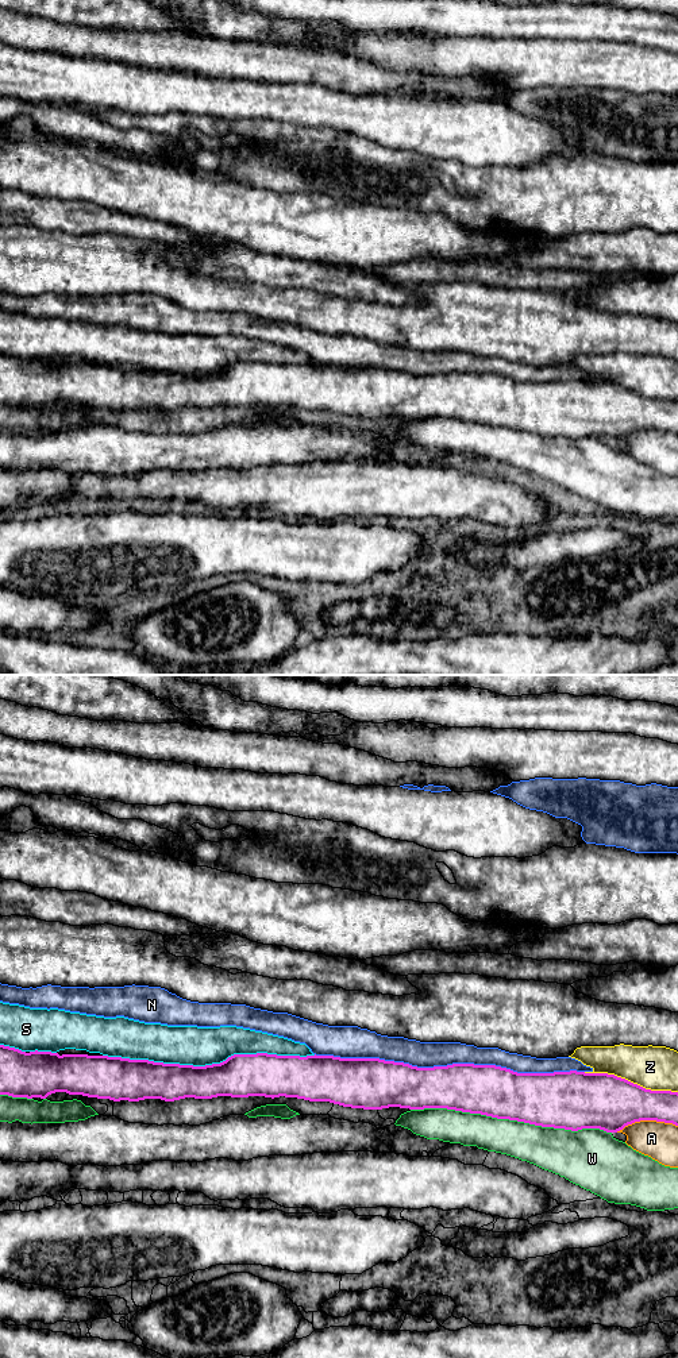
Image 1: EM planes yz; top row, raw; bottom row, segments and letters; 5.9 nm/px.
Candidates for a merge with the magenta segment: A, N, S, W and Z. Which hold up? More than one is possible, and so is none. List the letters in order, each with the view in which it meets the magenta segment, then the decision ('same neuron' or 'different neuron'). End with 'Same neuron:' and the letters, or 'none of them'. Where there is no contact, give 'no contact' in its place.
A: yz | different neuron
N: yz | different neuron
S: yz | same neuron
W: yz | different neuron
Z: yz | different neuron
Same neuron: S

